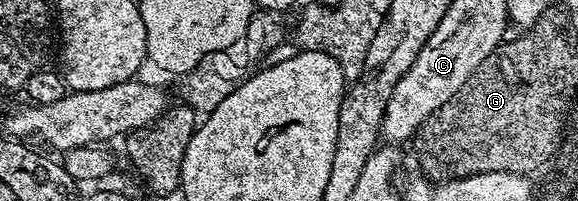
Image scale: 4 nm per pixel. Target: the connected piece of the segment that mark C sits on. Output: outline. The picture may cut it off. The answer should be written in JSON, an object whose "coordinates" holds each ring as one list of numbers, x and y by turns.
{"coordinates":[[451,24,451,32,449,40,441,44,441,37,435,33,431,35,425,42,425,46,417,53,415,64,411,64,411,68,399,80,399,84,395,84,395,92,391,96,391,100,385,109,385,118,381,122,381,134,384,141,389,144,397,144,393,142,408,143,410,139,417,133,417,129,423,124,423,120,427,120,427,116,431,116,431,112,435,112,435,108,439,108,447,102,459,90,469,77,475,72,475,68,479,68,479,64,483,64,483,60,487,60,487,56,491,56,491,52,497,45,495,40,503,40,499,37,499,24,473,24,475,28,469,30,469,36,457,36,459,27]]}

